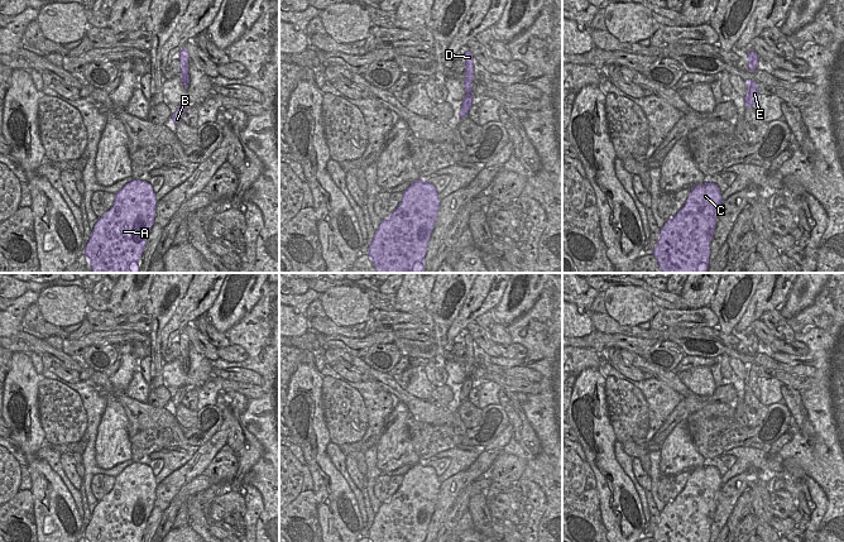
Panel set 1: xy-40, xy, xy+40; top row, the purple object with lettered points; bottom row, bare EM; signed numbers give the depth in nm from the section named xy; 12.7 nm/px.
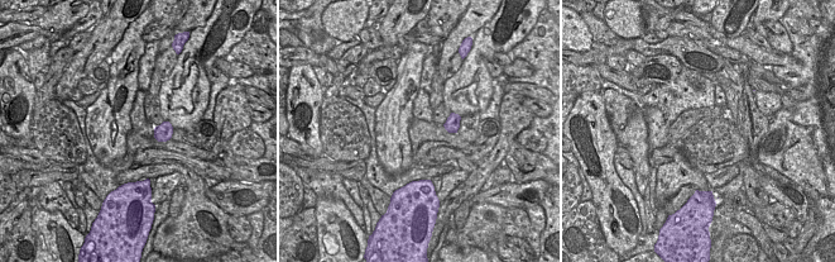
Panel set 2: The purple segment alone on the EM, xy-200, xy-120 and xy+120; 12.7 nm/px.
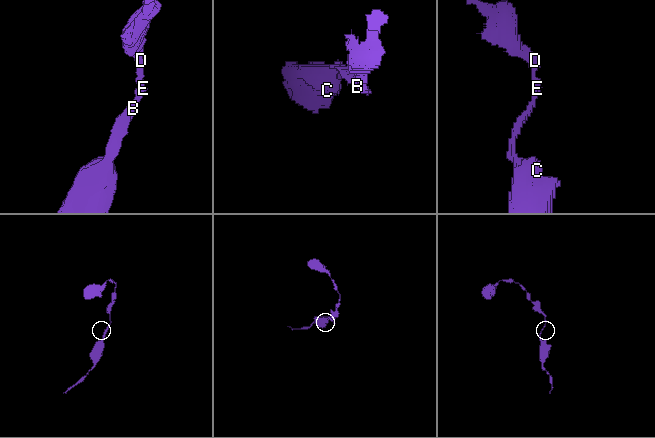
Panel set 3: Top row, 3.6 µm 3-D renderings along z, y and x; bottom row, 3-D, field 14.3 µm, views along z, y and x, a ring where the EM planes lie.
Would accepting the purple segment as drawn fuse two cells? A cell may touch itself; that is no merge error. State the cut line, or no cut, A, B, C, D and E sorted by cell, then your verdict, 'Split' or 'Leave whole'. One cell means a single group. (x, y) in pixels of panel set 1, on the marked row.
No split. Groups: A B C D E. Leave whole

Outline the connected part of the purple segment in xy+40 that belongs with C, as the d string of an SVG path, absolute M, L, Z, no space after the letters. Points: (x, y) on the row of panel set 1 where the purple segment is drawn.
M715 183L691 187L684 207L666 220L652 255L663 273L706 273L723 200Z

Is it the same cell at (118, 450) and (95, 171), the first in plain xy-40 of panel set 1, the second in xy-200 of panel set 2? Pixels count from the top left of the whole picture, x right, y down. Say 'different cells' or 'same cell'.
different cells

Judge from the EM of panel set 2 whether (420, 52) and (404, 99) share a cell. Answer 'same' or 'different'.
same

